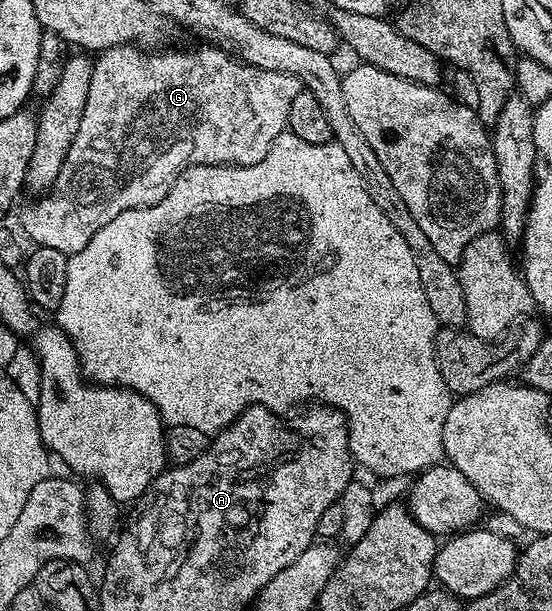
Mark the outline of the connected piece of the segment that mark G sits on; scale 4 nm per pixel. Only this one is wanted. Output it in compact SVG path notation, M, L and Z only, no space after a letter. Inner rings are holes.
M123 44L118 48L105 48L103 52L95 57L92 66L92 77L90 86L86 94L86 110L82 114L82 126L78 126L78 134L74 134L74 140L70 146L70 154L66 154L66 162L62 162L62 170L58 174L56 181L52 183L47 194L41 195L40 200L33 208L28 208L24 212L24 232L23 235L33 241L33 245L41 248L53 248L62 250L68 257L75 252L80 252L94 238L94 234L110 218L118 218L126 210L135 208L149 208L158 203L174 186L177 176L188 168L193 168L199 164L227 164L241 168L242 166L254 166L262 162L262 158L268 156L270 146L274 138L278 138L288 127L288 115L290 106L294 103L294 98L302 90L300 80L290 74L272 73L270 70L256 68L254 65L245 62L227 60L224 56L219 56L213 47L205 47L206 50L198 52L164 52L161 56L152 56L151 51L141 50L139 47Z

